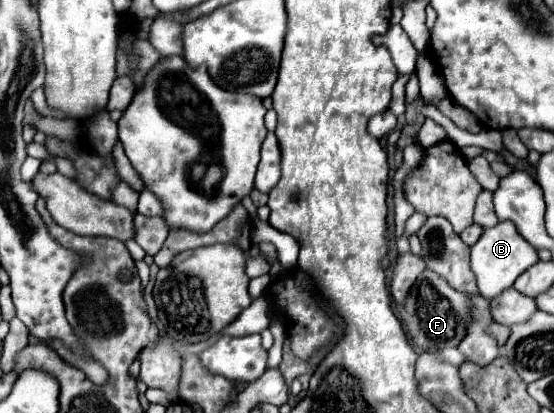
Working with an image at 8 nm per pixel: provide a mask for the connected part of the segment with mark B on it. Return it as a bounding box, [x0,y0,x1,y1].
[472,221,538,299]

